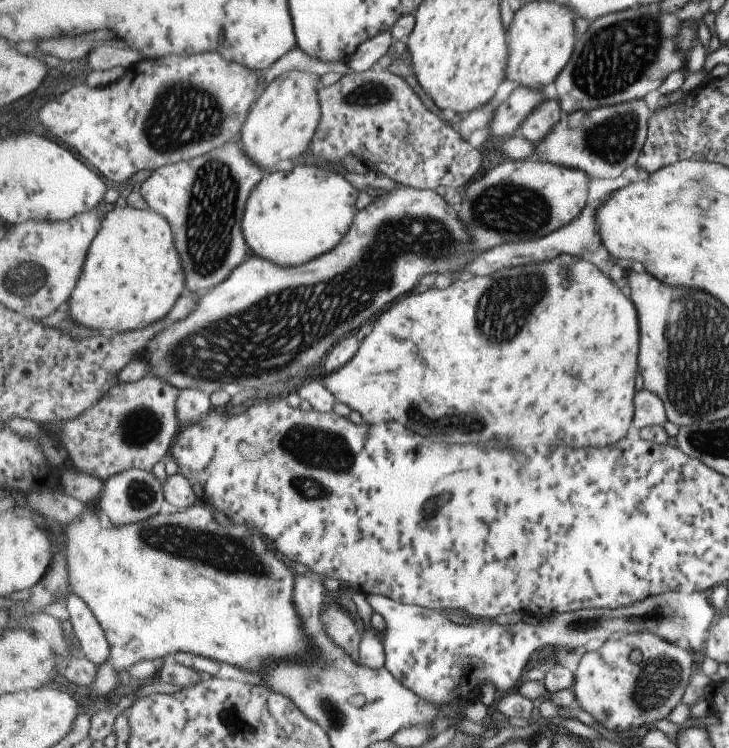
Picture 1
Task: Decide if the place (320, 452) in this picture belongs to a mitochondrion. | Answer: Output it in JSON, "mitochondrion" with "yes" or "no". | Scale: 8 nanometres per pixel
{"mitochondrion":"yes"}

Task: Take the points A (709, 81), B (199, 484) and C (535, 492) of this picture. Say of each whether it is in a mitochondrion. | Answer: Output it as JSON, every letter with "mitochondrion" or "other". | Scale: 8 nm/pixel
{"A":"other","B":"other","C":"other"}

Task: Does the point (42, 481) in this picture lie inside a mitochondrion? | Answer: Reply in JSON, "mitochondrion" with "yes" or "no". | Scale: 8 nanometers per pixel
{"mitochondrion":"no"}

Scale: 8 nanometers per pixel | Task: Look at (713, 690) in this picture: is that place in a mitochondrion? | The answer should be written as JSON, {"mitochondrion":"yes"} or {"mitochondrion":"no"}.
{"mitochondrion":"no"}

